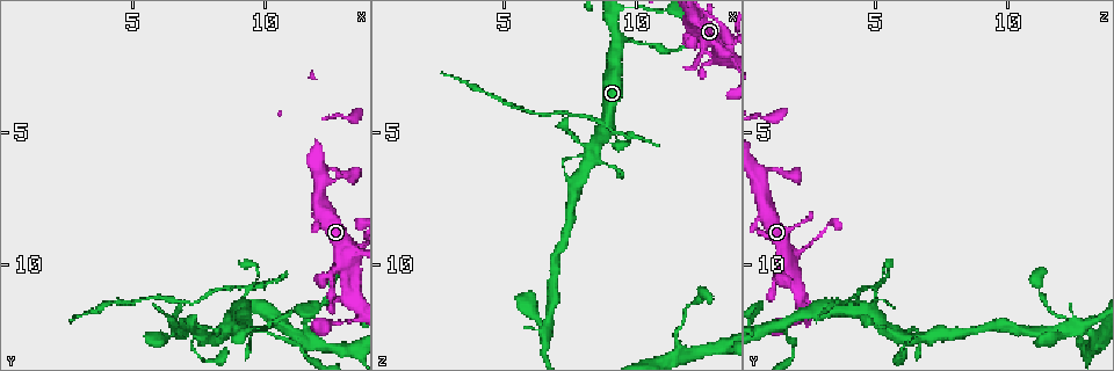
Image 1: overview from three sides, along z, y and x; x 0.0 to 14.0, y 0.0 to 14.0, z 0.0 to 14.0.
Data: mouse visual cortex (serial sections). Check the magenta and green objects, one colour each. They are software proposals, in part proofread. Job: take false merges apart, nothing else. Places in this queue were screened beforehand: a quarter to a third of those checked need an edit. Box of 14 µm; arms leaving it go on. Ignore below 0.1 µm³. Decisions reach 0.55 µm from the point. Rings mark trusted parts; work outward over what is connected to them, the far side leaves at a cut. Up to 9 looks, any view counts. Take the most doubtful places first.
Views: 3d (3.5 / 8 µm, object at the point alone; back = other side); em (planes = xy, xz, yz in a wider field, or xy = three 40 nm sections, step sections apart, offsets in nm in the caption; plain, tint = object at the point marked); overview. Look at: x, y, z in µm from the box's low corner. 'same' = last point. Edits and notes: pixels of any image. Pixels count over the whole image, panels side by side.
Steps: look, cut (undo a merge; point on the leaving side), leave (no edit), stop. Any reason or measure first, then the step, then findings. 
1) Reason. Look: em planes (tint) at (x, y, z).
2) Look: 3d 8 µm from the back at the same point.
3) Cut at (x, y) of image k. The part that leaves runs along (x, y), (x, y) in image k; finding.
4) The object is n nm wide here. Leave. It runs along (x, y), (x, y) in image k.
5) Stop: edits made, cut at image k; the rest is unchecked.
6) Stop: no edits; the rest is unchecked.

Sharp bend. Look: 3d 8 µm at (13.4, 9.4, 1.8).

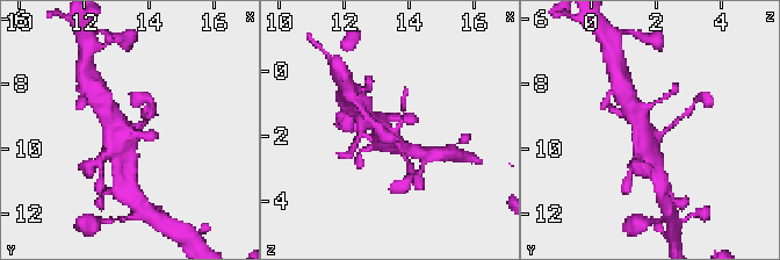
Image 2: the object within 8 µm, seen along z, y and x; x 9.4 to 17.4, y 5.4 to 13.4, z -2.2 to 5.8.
Look: em xy step 5 (tint) at (13.4, 9.5, 1.7).

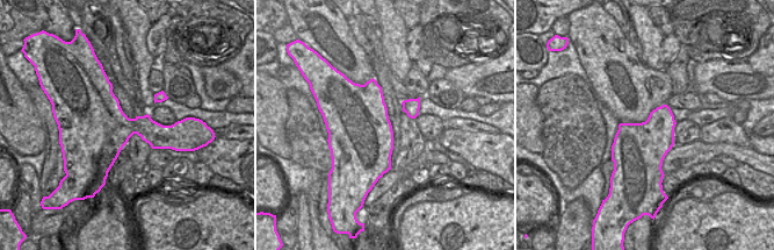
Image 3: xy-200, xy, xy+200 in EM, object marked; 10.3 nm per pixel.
Leave. It runs along (107, 112), (122, 132), (143, 118) in image 2; continuous, no second cell.

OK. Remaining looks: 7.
Sharp bend. Look: 3d 3.5 µm at (9.0, 11.6, 5.0).

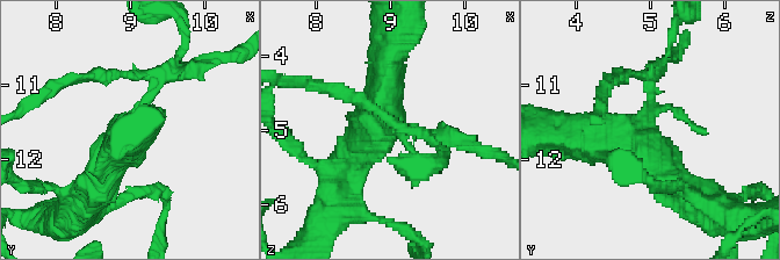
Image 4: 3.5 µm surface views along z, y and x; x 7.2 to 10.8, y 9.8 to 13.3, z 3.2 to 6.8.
Now the EM. Look: em xy step 2 (tint) at (9.00, 11.55, 5.00).

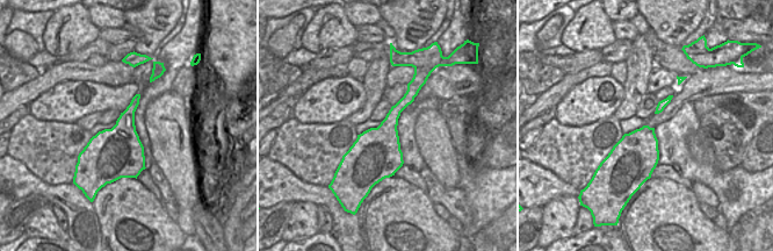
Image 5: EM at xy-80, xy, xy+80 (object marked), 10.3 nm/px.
The object is 440 nm wide here. Cut at (156, 79) of image 4. The part that leaves runs along (147, 103), (147, 76), (91, 76) in image 4; two cells meet here.

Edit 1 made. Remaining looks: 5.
Thin arm on a thick one. Look: 3d 3.5 µm from the back at (9.3, 12.3, 1.5).

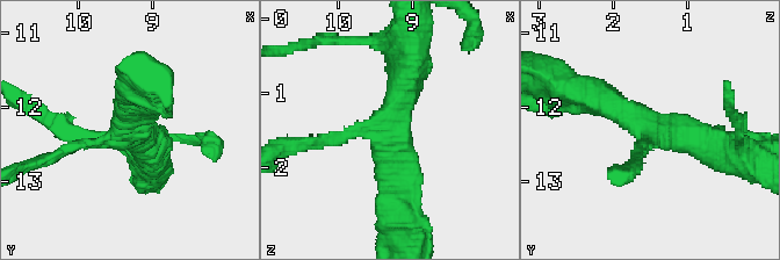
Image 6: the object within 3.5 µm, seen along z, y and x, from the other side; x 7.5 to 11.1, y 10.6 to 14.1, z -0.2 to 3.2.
3 arms meet here; the arms are 150, 400, 450 nm wide; need the tissue. Look: em xy step 2 (tint) at (9.20, 12.25, 1.55).

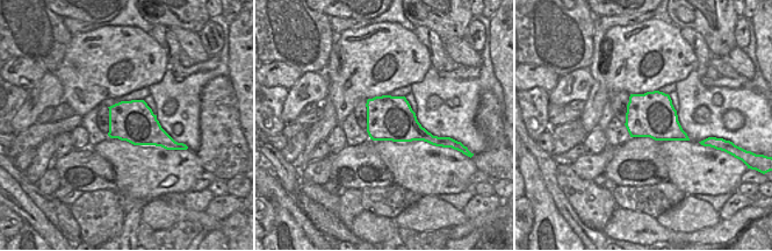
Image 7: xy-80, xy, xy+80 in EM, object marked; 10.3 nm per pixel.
Look: em xy step 5 (tint) at the same point.

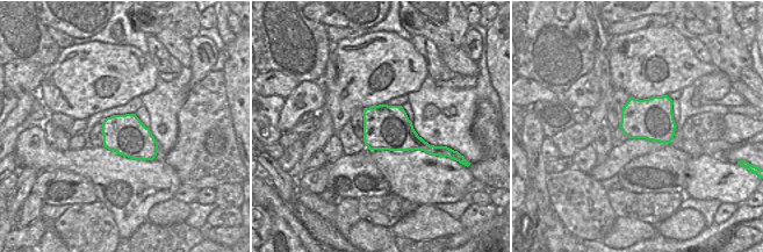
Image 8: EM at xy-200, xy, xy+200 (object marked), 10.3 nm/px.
Leave. It runs along (578, 87), (650, 127), (712, 145) in image 6; one cell here.

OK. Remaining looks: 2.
Stop: edits made, cut at image 4; the rest is unchecked.

